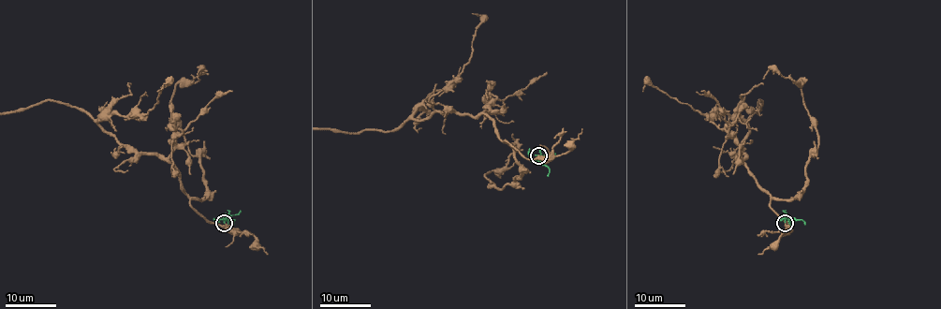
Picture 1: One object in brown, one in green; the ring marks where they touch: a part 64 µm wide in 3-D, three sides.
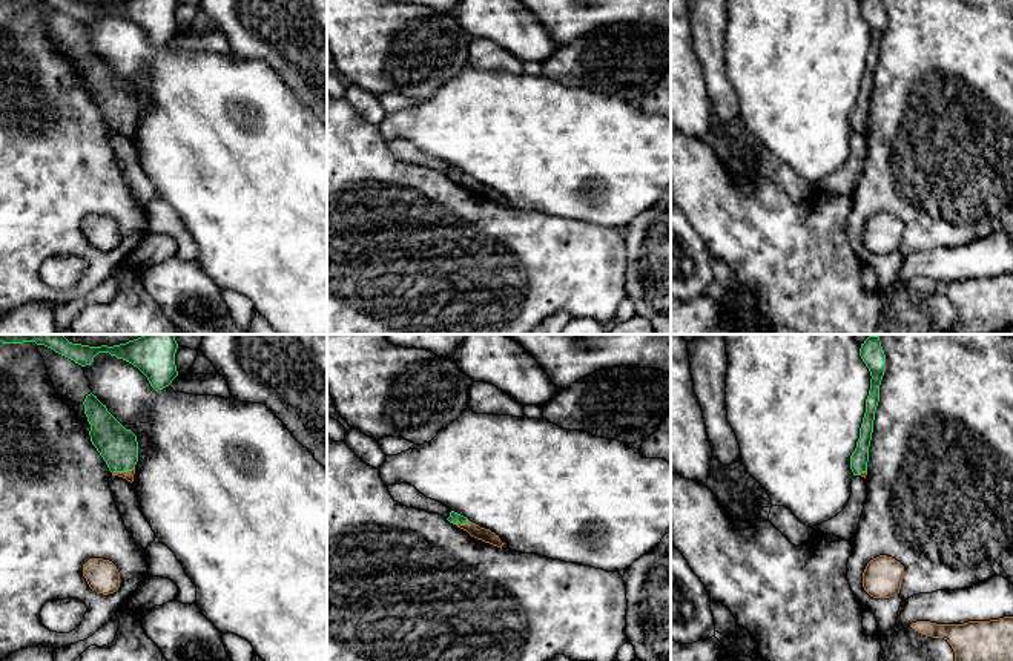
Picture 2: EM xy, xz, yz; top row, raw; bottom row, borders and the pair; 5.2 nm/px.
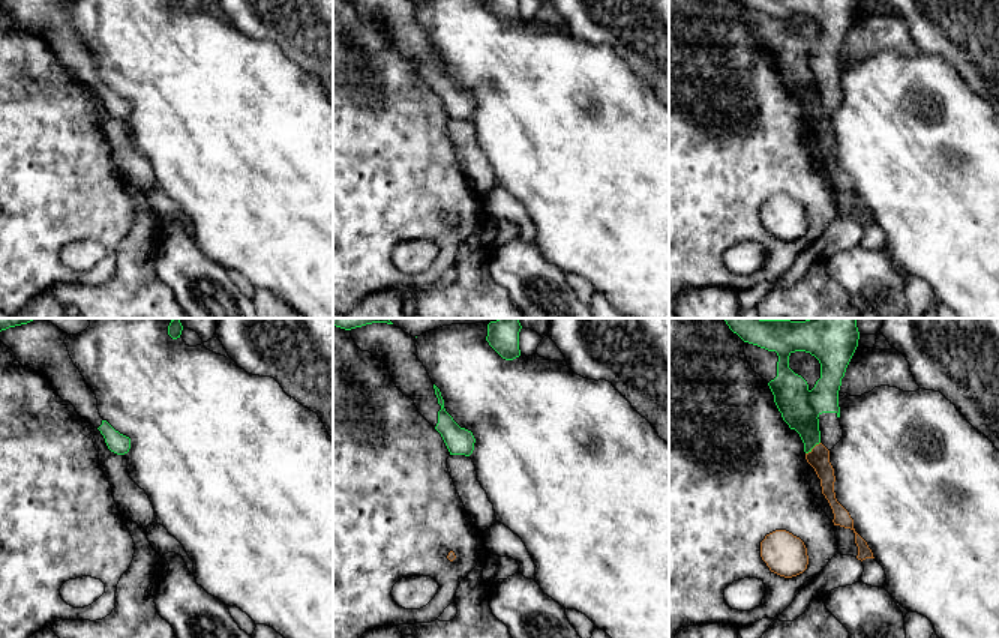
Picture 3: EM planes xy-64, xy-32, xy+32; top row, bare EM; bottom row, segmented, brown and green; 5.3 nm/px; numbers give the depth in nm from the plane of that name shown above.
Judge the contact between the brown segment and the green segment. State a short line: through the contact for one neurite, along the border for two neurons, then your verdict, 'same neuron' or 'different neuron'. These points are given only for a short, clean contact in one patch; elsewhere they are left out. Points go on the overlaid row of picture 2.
xy (129, 476), (123, 473), (118, 447) | same neuron

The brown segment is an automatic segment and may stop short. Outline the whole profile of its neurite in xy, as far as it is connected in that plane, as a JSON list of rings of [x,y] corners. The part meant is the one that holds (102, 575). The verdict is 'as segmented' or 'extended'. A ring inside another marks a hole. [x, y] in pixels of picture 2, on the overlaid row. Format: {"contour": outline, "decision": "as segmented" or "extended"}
{"contour": [[[89,558],[83,564],[83,577],[97,594],[109,595],[120,587],[120,572],[109,560]]], "decision": "as segmented"}

